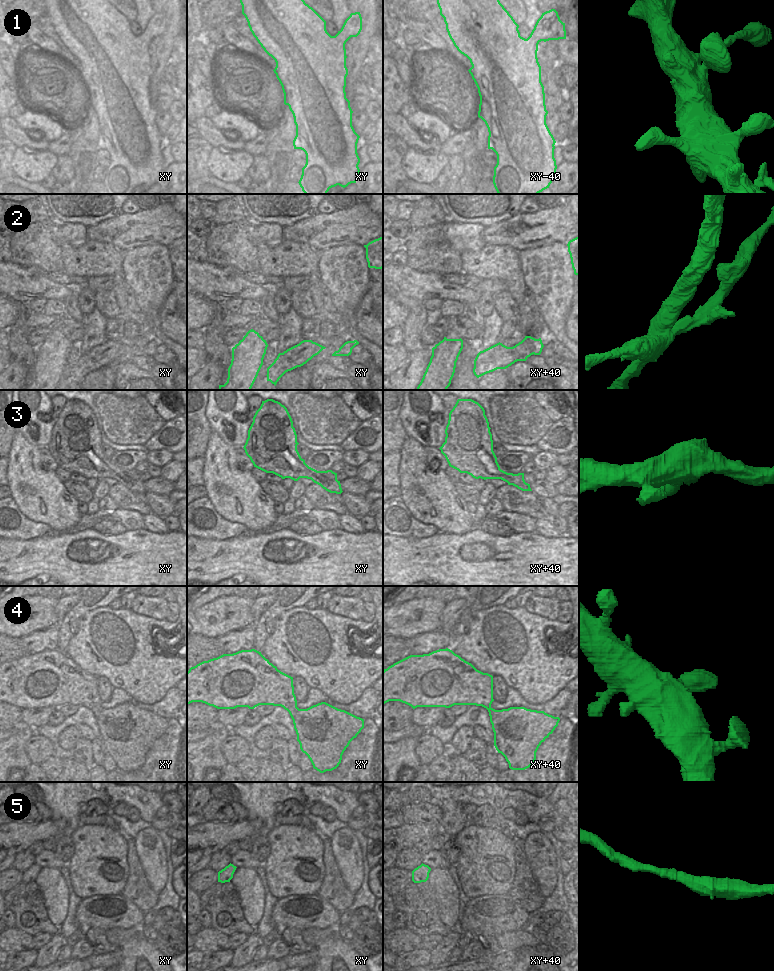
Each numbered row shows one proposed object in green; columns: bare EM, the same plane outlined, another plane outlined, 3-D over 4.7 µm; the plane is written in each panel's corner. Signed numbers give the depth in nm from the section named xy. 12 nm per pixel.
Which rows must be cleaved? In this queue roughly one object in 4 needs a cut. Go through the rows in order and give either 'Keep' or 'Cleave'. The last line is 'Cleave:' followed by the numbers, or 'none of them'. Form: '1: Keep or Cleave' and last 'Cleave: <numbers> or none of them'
1: Keep
2: Cleave
3: Keep
4: Keep
5: Keep
Cleave: 2

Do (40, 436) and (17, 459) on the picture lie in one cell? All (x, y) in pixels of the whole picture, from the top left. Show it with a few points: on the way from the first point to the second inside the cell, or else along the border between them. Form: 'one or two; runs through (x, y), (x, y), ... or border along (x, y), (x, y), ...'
two; border along (16, 431), (39, 448)

